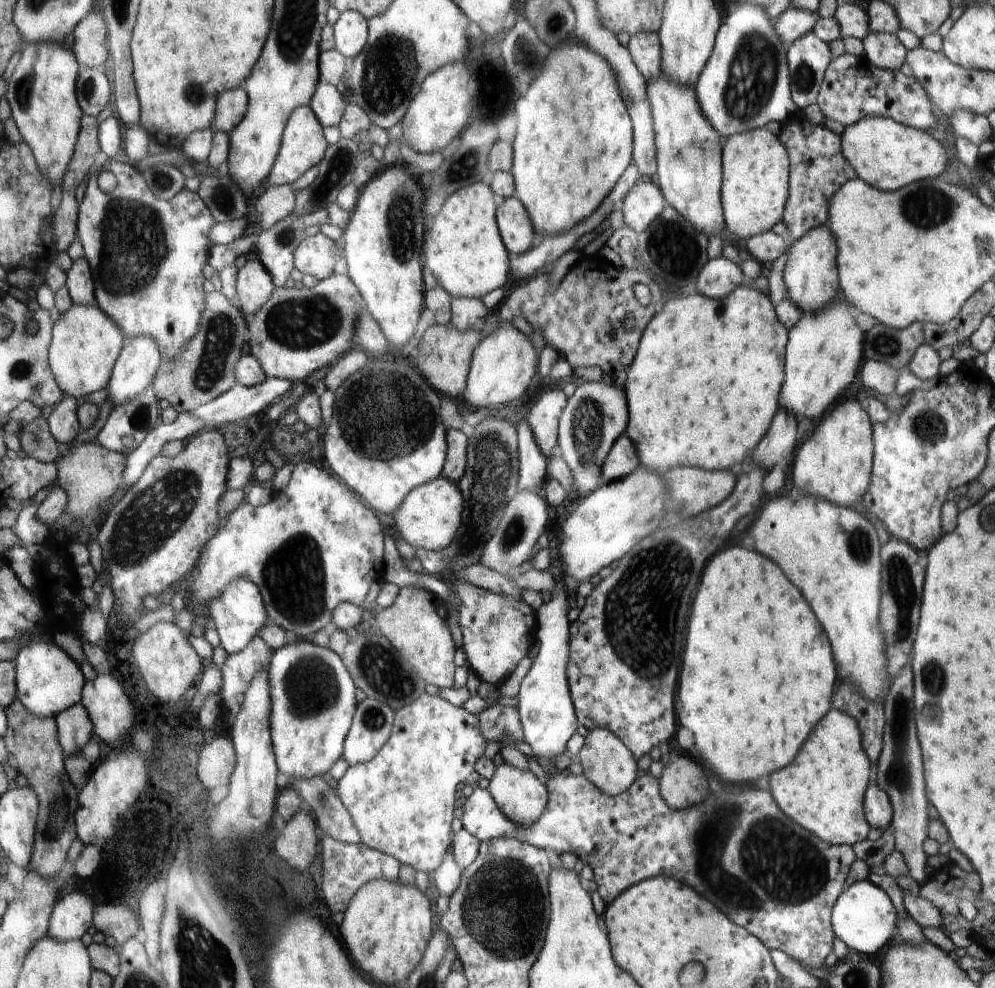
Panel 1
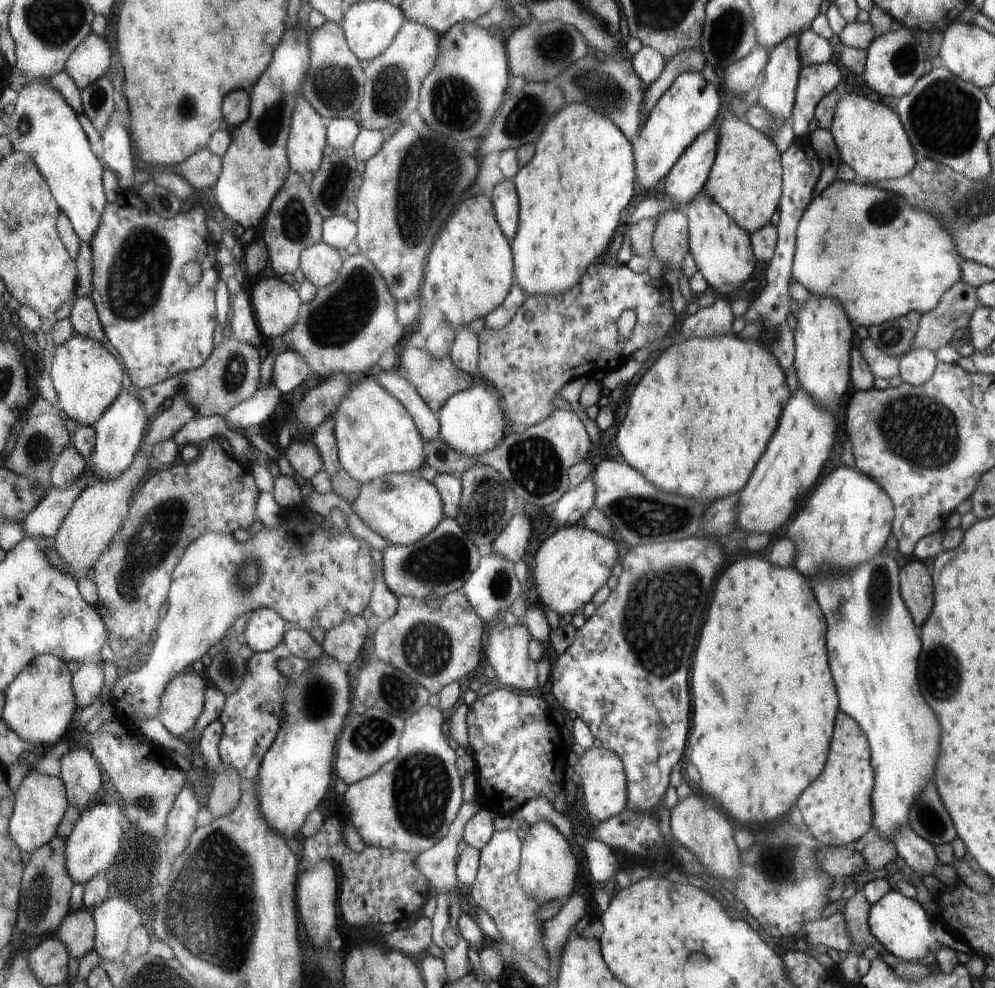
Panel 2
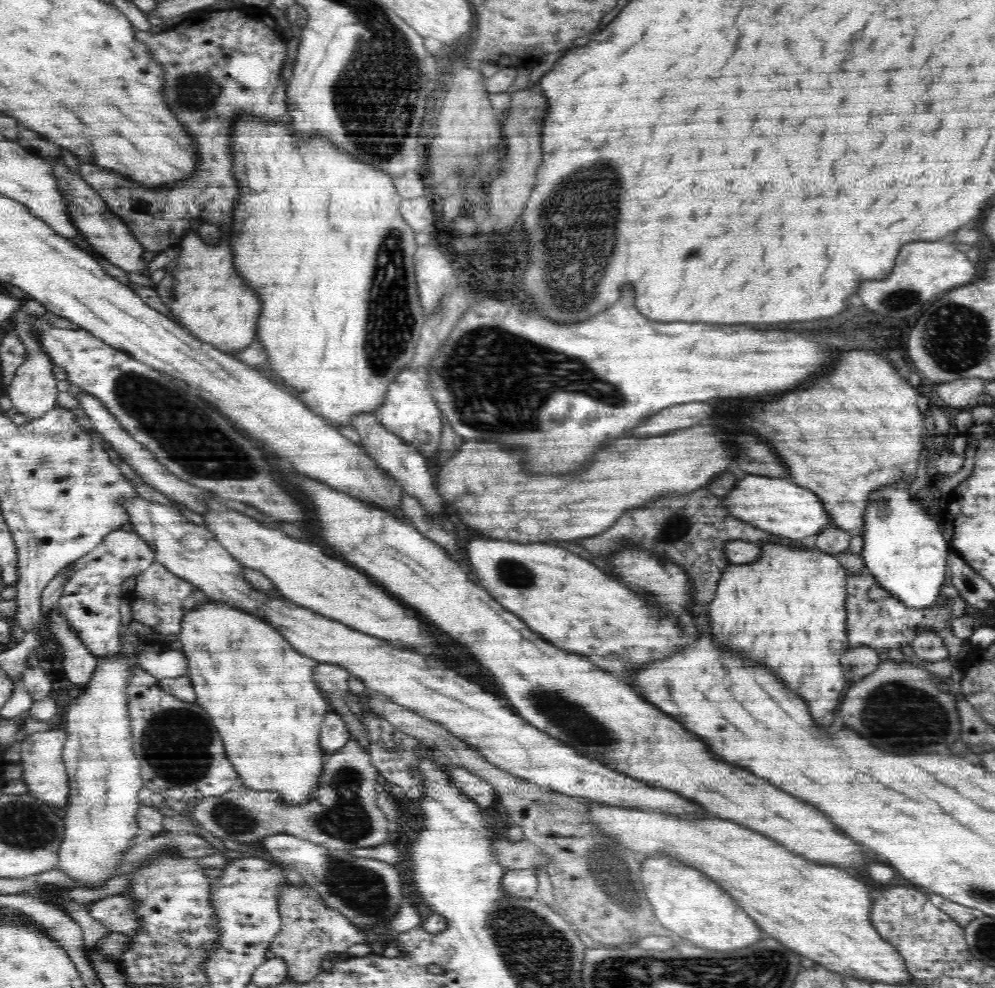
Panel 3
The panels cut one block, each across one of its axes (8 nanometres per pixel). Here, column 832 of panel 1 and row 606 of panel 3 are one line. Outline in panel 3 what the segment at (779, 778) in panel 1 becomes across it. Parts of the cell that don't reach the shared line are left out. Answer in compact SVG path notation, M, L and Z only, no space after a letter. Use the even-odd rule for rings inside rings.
M764 542L766 546L762 548L762 558L760 560L751 561L750 564L728 564L723 569L722 576L718 582L715 592L716 598L710 604L710 628L714 628L714 640L718 640L718 644L730 644L730 648L734 648L734 652L742 652L742 656L750 656L750 660L766 660L766 664L770 664L770 668L774 668L774 672L778 672L778 676L782 676L782 680L786 680L786 684L790 684L790 688L794 688L794 692L802 692L802 698L806 700L806 704L810 704L810 712L814 712L814 720L818 720L818 724L824 724L824 718L838 706L838 696L842 696L842 690L846 688L846 678L844 677L844 669L840 658L850 649L846 636L846 574L845 568L841 565L841 561L836 556L822 552L816 548L802 548L796 544L786 544L786 542Z

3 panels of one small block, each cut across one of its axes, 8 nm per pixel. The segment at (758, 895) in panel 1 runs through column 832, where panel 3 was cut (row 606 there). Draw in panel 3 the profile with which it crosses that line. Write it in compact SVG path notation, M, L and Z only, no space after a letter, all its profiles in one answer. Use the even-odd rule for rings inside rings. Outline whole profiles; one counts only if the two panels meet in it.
M867 570L863 574L846 574L846 636L851 647L861 647L866 645L875 651L894 652L900 651L902 644L911 644L914 637L922 629L932 629L936 631L946 647L950 656L957 657L962 652L962 646L967 642L966 639L956 637L952 633L950 622L951 603L943 593L938 594L938 600L930 604L930 608L910 608L909 605L902 604L897 596L888 592L877 583L876 576Z

